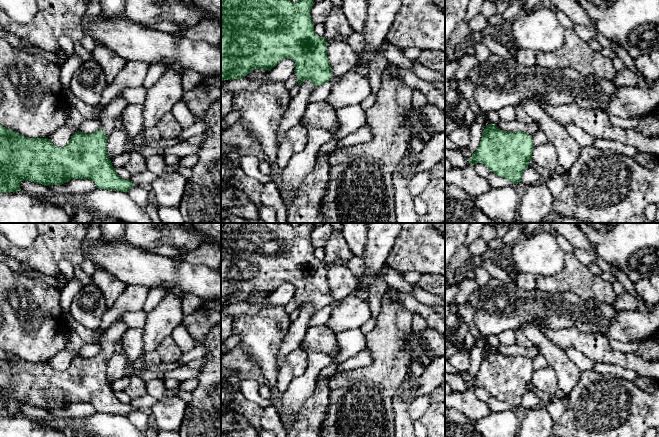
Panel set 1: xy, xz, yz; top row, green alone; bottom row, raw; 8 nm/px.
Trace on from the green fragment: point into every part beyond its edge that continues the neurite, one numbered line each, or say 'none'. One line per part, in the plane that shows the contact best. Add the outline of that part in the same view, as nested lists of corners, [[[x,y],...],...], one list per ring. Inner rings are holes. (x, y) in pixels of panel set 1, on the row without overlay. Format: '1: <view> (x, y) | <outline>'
1: xy (115, 332) | [[[120,315],[117,320],[106,329],[104,333],[105,339],[100,343],[102,347],[101,353],[106,359],[109,359],[115,352],[114,343],[120,340],[128,330],[128,327],[123,323],[122,315]]]

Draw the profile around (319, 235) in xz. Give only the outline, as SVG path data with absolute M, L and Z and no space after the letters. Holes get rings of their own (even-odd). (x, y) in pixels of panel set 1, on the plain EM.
M324 223L319 227L314 227L310 236L314 249L325 245L327 239L331 235L332 228L333 226L330 223Z

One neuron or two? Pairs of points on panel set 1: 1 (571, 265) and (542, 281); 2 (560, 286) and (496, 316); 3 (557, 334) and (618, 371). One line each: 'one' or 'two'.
1: one
2: two
3: two

